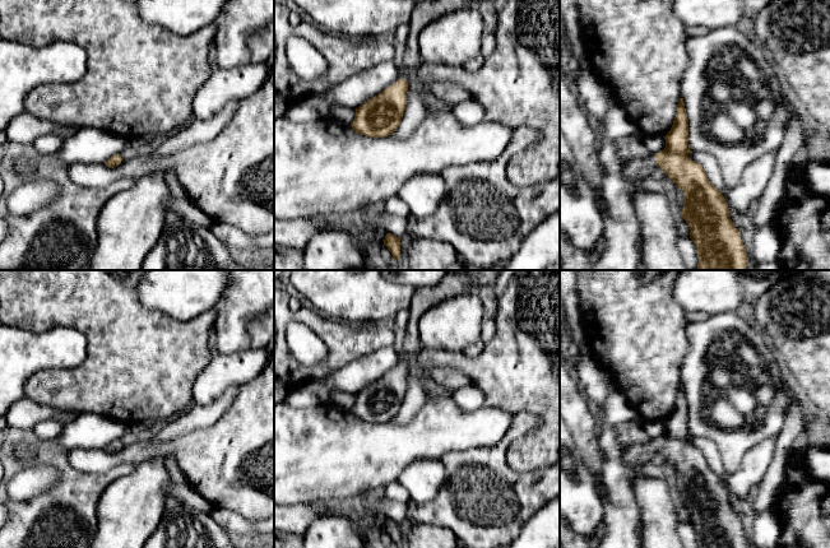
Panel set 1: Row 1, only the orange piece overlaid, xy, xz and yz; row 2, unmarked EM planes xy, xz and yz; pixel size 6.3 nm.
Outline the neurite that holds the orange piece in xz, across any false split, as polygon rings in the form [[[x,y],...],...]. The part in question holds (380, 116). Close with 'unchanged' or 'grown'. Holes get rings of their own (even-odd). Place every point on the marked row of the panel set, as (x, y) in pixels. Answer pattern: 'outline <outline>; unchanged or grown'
outline [[[433,0],[416,4],[408,23],[409,34],[405,41],[407,51],[403,64],[407,69],[400,70],[400,76],[393,85],[356,108],[356,116],[351,124],[356,133],[371,138],[394,134],[407,107],[407,76],[421,64],[419,33],[432,22],[474,5],[478,5],[478,0]]]; grown

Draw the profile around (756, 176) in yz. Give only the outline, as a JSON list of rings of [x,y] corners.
[[[778,150],[768,153],[747,164],[739,182],[725,191],[728,208],[741,214],[745,219],[750,206],[759,201],[771,178],[776,154]]]

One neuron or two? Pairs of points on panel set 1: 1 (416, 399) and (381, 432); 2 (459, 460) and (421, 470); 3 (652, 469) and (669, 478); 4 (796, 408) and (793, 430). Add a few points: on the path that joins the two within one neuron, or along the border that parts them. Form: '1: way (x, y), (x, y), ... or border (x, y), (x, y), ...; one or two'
1: border (421, 407), (411, 421), (393, 421); two
2: border (440, 459), (444, 467), (444, 481), (436, 493); two
3: way (655, 470), (662, 470), (666, 474); one
4: way (794, 413), (793, 425); one

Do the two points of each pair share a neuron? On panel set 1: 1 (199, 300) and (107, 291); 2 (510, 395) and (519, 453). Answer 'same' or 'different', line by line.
1: different
2: same

